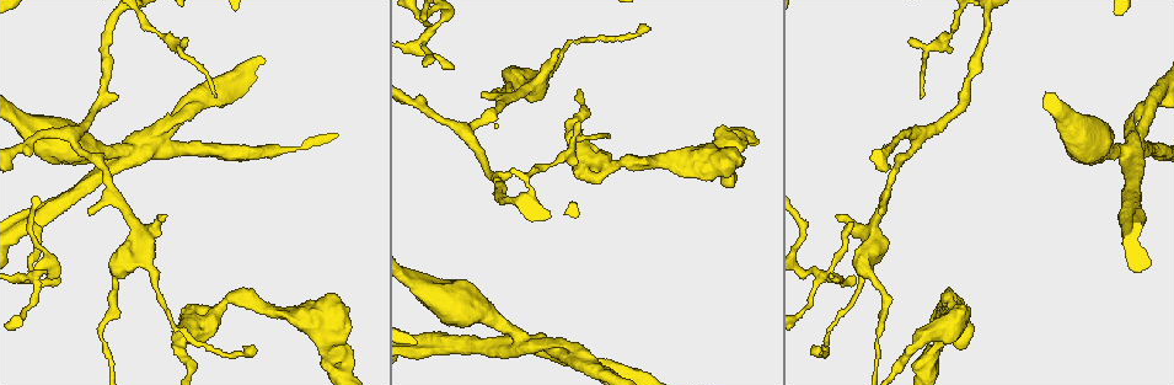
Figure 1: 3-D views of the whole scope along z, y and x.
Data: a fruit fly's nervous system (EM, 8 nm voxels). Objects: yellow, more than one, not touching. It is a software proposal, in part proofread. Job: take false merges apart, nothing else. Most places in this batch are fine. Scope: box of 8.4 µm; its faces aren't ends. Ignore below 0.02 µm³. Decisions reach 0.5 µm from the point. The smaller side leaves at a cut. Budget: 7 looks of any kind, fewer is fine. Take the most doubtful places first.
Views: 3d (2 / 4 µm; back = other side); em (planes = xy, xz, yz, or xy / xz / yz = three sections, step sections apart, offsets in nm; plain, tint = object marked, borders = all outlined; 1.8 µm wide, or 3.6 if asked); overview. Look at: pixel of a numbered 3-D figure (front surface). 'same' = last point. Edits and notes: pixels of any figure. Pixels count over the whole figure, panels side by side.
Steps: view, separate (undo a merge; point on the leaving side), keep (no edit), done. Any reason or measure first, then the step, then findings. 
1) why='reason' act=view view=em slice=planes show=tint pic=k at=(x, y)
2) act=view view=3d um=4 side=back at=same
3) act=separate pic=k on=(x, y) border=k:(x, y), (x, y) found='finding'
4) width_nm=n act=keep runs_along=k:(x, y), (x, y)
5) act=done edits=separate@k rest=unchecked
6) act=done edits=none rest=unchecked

why='sharp bend' act=view view=em slice=planes show=tint pic=1 at=(139, 149)

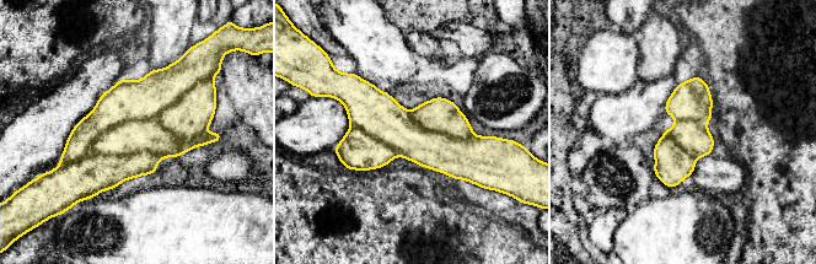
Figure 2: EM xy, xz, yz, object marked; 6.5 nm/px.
act=separate pic=2 on=(170, 95) border=2:(202, 133), (129, 119), (87, 154) found='a second cell is stuck on'

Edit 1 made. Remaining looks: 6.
why='three-way junction' act=view view=3d um=2 pic=1 at=(816, 275)

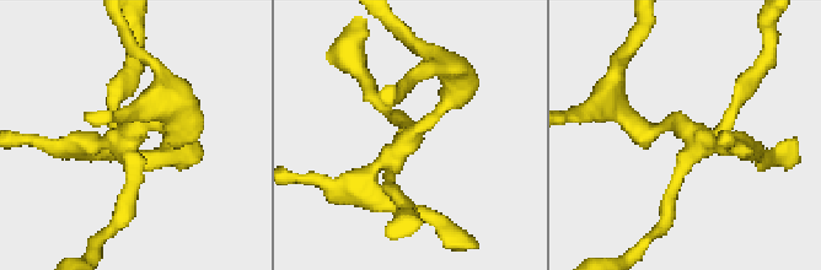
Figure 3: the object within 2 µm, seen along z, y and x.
why='need the tissue' act=view view=em um=3.6 slice=planes show=tint pic=3 at=(690, 143)

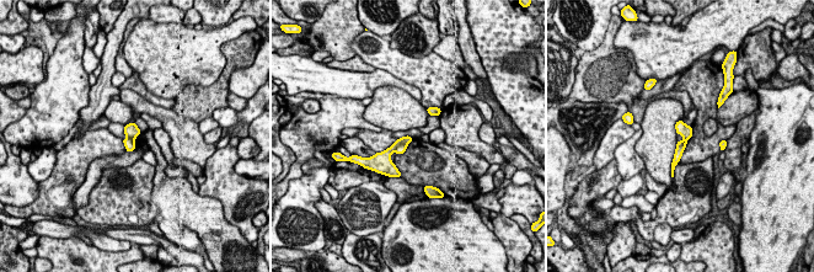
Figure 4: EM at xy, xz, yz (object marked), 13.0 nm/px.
width_nm=180 act=separate pic=4 on=(401, 148) border=4:(406, 144), (400, 143), (395, 152) found='two cells meet here'

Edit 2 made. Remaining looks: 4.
why='a narrow waist' act=view view=em slice=xz step=8 show=tint pic=1 at=(714, 153)

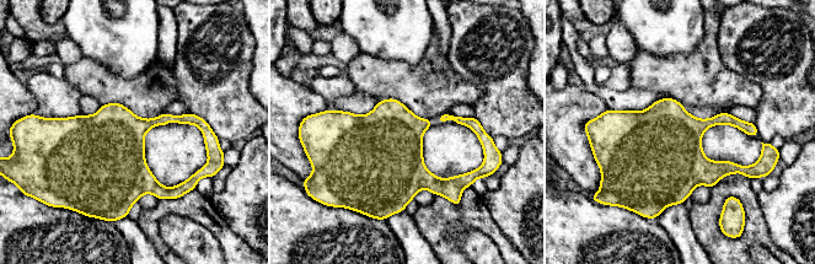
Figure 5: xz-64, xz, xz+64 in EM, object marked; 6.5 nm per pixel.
act=view view=em slice=xy step=8 show=borders at=same

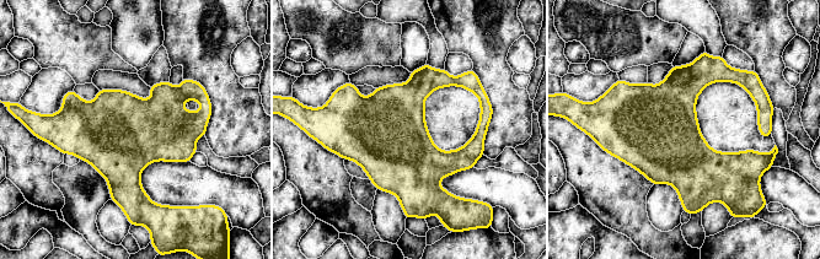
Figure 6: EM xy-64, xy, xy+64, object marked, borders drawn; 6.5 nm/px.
width_nm=460 act=keep found='all the same cell'

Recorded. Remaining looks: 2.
act=done edits=separate@2,separate@4 rest=unchecked

